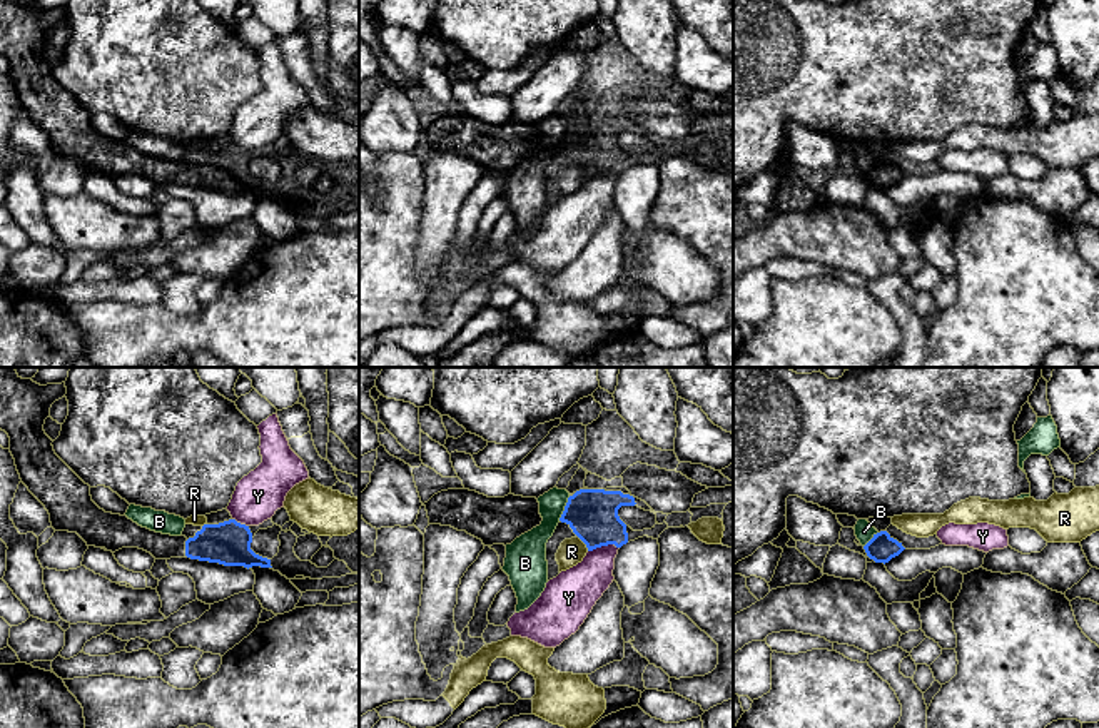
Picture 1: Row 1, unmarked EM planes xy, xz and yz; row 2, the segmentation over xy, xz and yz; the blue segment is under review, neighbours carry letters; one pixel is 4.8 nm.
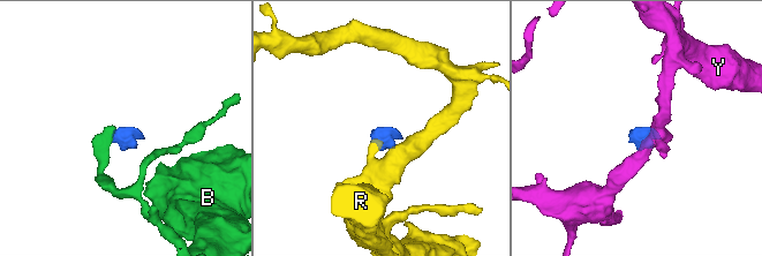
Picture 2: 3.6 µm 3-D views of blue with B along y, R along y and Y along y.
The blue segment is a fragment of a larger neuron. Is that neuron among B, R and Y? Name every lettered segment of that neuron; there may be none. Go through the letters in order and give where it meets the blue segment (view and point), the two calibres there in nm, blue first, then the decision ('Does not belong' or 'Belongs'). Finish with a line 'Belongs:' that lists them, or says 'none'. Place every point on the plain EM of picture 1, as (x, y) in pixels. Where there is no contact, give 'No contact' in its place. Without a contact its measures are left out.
B: Touches blue at xz (565, 134). Thickness 240 nm (blue) against 140 nm. Does not belong
R: Touches blue at xz (583, 167). Thickness 240 nm (blue) against 130 nm. Does not belong
Y: Touches blue at xz (603, 171). Thickness 240 nm (blue) against 220 nm. Does not belong
Belongs: none

